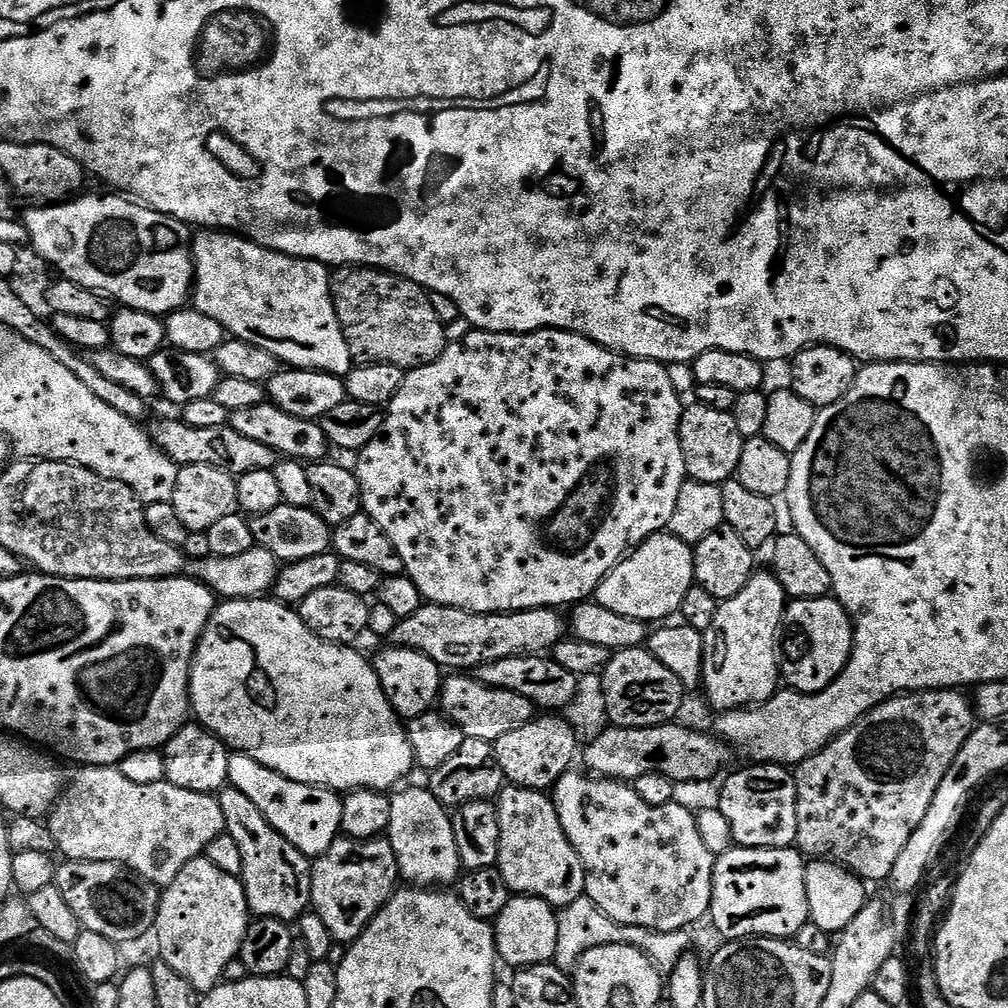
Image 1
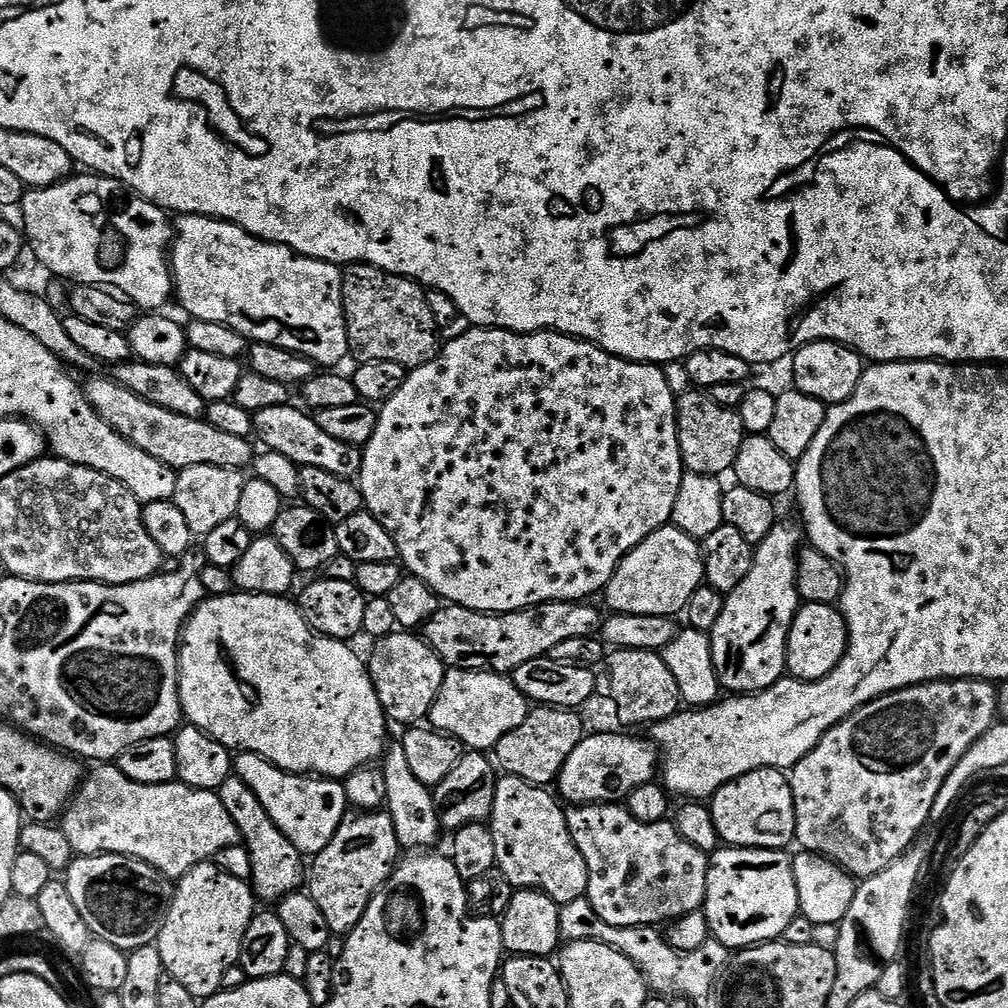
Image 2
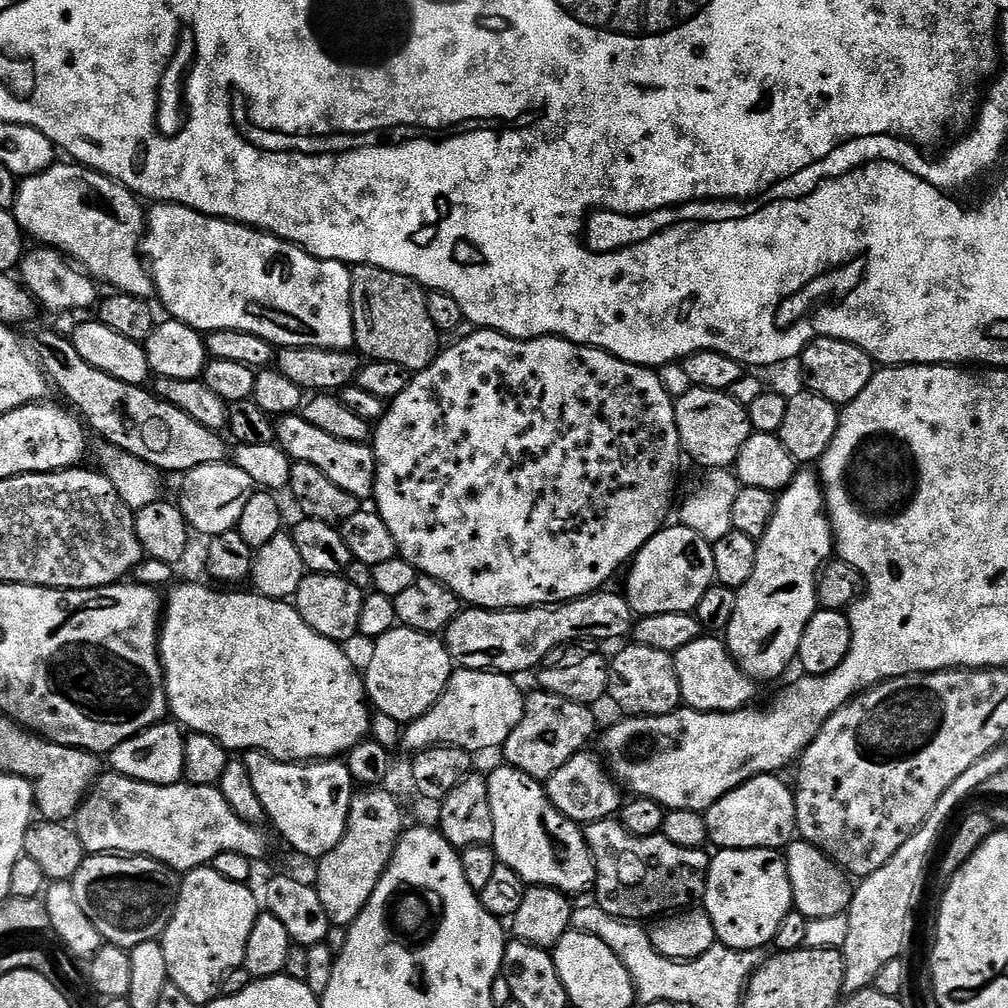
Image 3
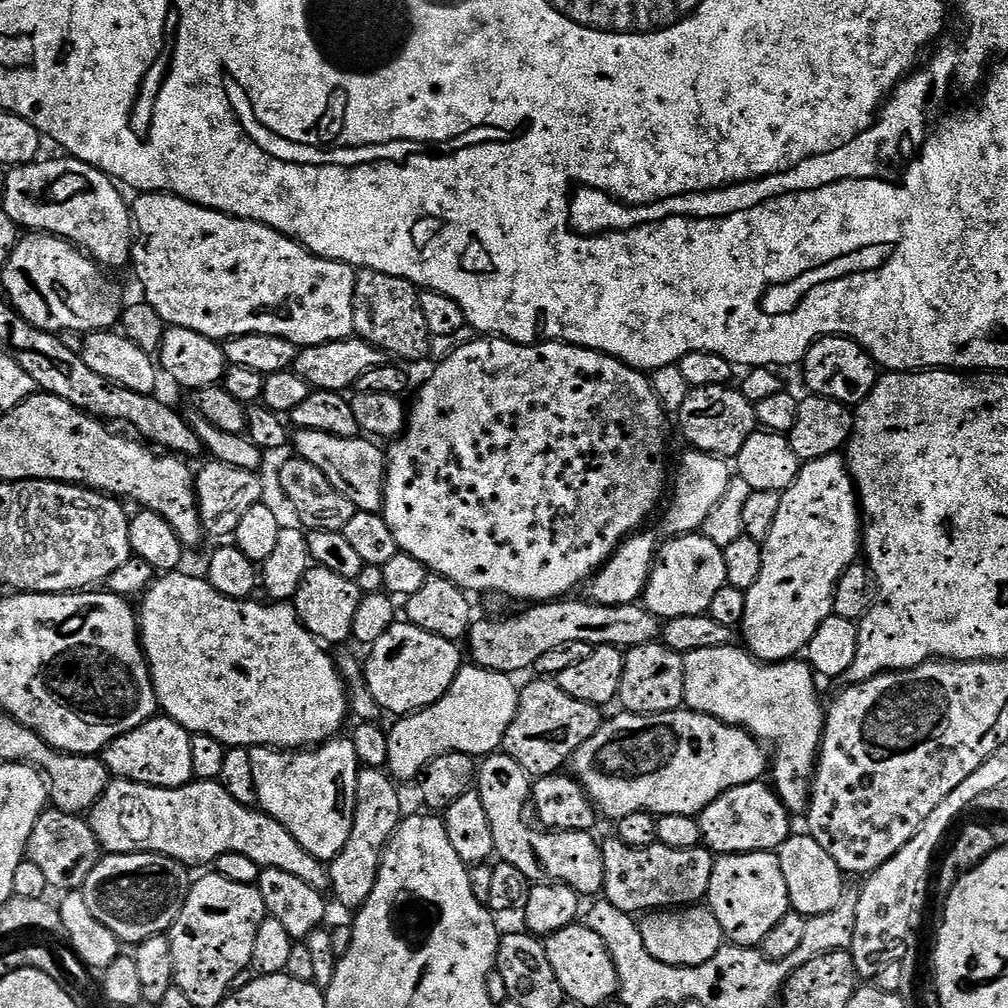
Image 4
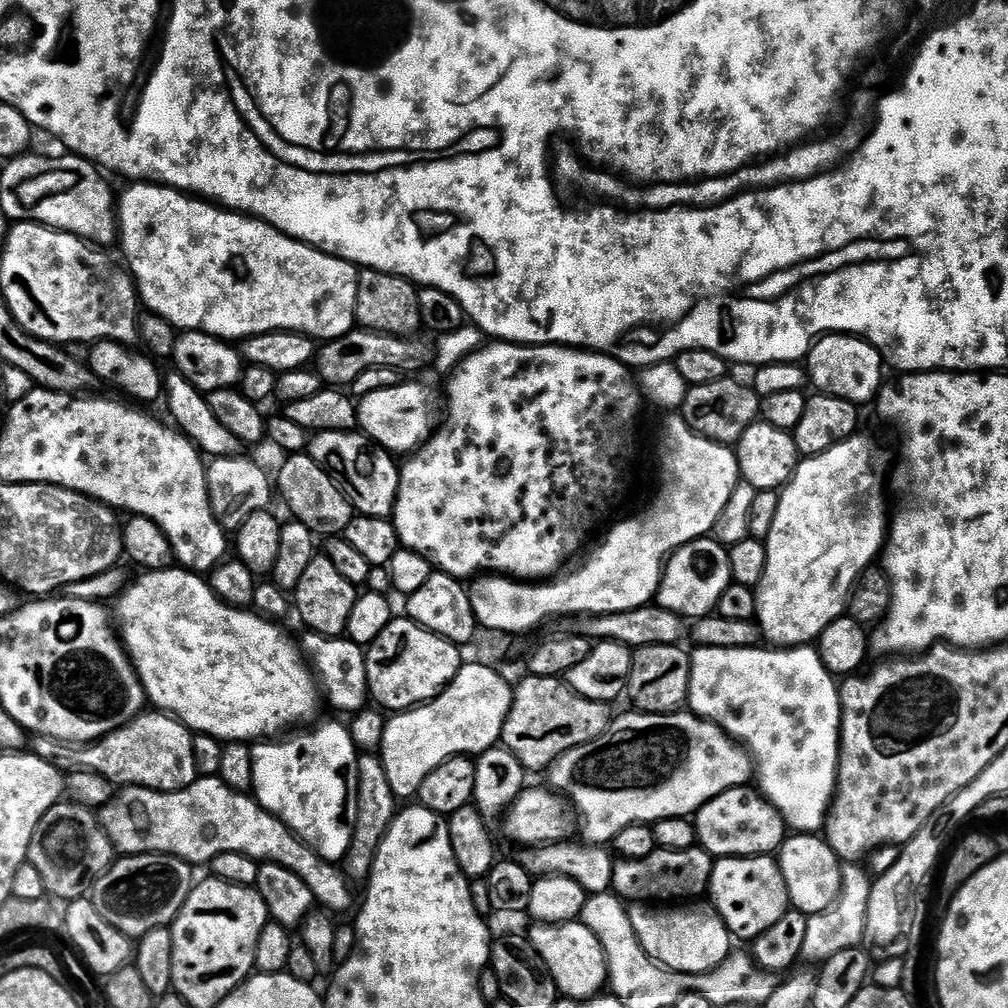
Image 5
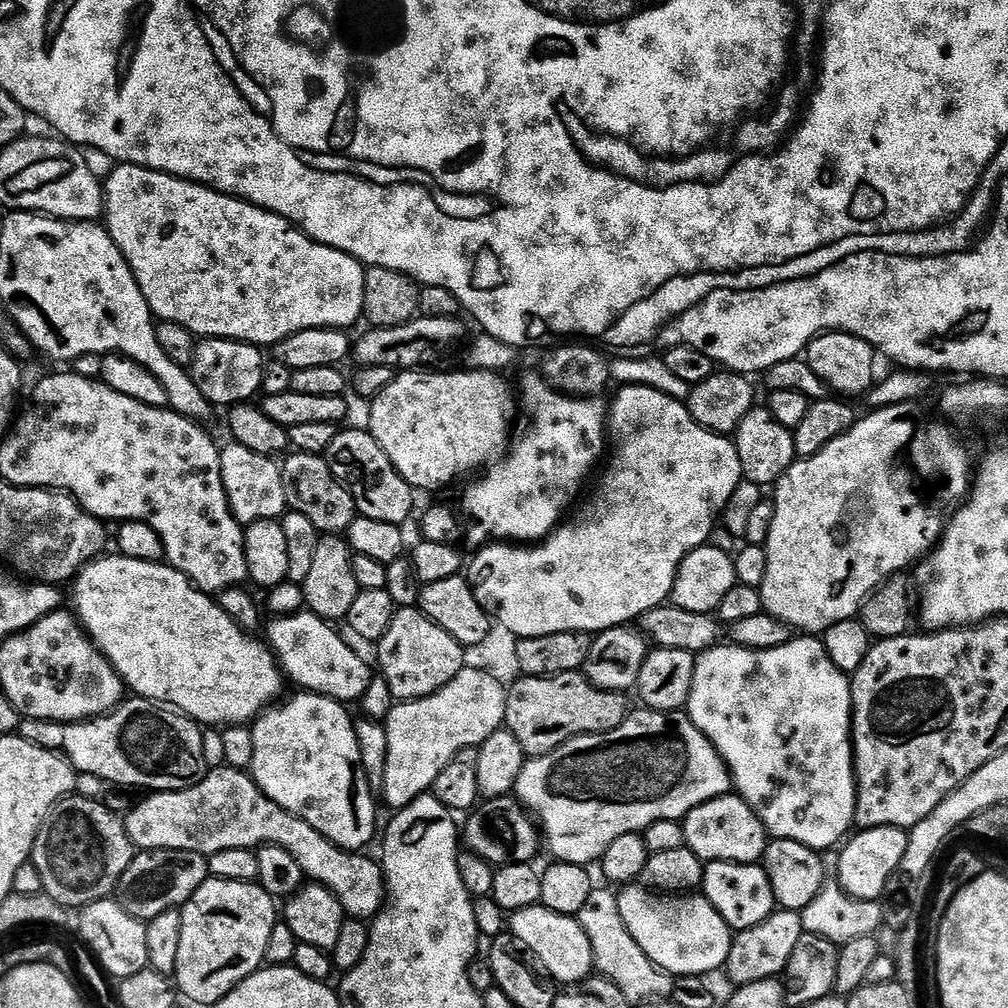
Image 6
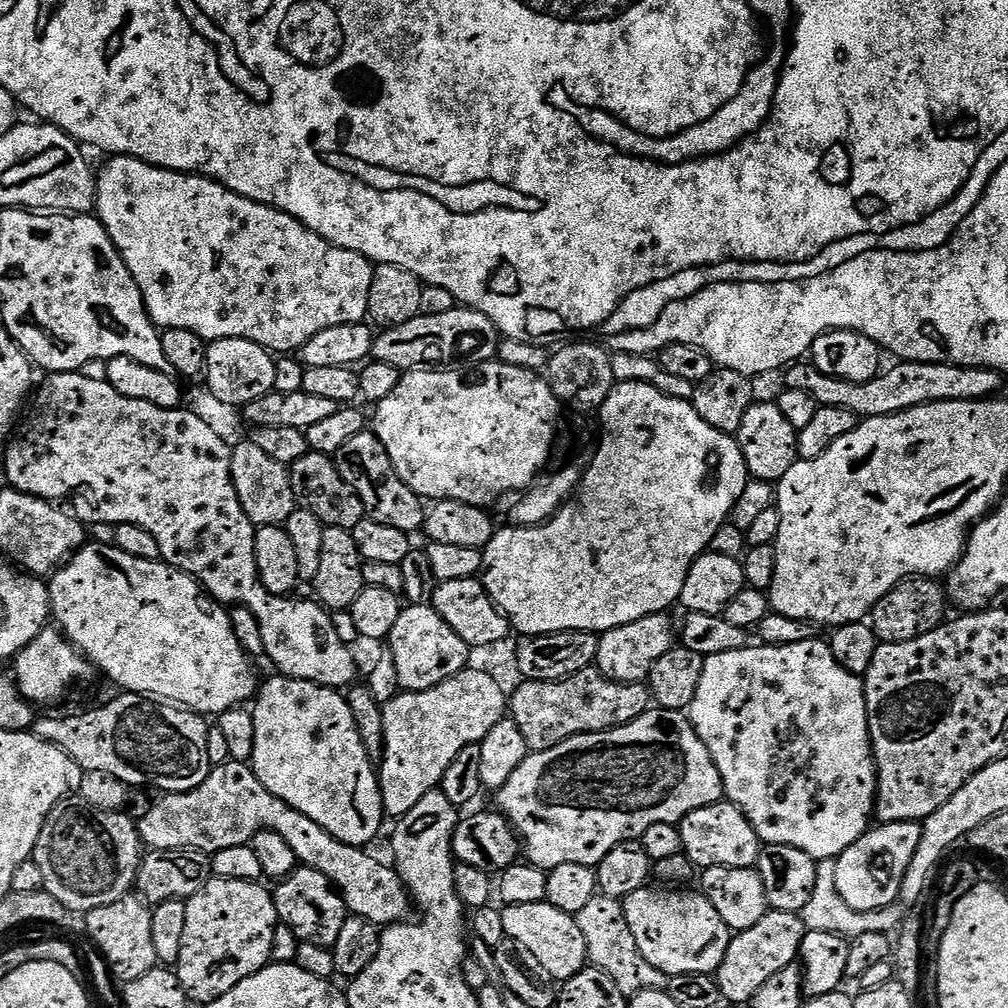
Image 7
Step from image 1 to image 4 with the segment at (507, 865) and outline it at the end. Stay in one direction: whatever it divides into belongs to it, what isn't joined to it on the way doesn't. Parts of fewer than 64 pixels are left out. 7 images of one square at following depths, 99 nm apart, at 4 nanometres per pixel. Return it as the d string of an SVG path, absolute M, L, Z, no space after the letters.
M489 754L479 761L478 791L482 806L486 806L486 818L490 818L490 830L494 830L495 855L503 863L514 866L514 870L522 870L529 882L564 884L581 897L599 897L604 891L603 847L598 840L596 844L591 831L561 832L533 823L530 819L532 786L528 771L507 754Z

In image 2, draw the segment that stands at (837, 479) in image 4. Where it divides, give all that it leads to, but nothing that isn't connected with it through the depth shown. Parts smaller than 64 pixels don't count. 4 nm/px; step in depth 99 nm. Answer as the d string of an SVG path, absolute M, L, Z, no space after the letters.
M777 522L761 544L755 545L752 565L733 592L727 593L724 609L710 633L712 657L721 689L732 694L765 692L782 679L788 662L788 631L796 611L802 606L800 591L796 589L796 558L802 547L802 532Z

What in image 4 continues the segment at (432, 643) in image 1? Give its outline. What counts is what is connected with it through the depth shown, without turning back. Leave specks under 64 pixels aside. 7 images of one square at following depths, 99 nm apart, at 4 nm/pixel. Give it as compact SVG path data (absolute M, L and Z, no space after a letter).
M561 598L551 602L536 602L529 607L532 608L529 612L520 612L517 616L506 617L505 620L473 619L466 635L468 652L472 655L471 663L477 668L511 674L518 670L535 669L538 658L542 658L542 654L554 650L554 646L566 646L566 642L582 642L593 646L615 644L617 648L627 650L634 646L653 643L661 635L660 617L648 611L643 603L610 605L594 602L591 604L588 600L572 599Z

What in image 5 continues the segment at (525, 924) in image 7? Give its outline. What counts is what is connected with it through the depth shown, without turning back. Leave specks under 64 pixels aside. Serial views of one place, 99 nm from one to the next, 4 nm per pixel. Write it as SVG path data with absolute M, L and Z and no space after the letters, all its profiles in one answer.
M536 922L531 926L533 928L526 932L526 939L532 943L534 950L538 950L542 962L546 962L561 997L585 1000L591 996L601 995L603 988L600 987L608 984L608 963L598 938L594 938L594 934L586 925L579 922L567 924Z

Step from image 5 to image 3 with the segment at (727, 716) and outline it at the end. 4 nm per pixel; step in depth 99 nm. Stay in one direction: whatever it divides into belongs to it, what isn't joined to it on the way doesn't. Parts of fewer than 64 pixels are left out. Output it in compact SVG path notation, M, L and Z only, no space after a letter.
M701 634L688 646L682 646L672 661L678 674L681 701L689 708L700 712L736 712L753 703L757 685L751 676L746 675L728 653L723 639L715 640L715 635Z

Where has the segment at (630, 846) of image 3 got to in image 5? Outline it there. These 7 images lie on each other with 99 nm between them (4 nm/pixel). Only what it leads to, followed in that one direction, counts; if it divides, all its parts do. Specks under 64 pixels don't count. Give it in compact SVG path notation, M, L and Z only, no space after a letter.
M697 846L686 850L666 850L657 847L656 851L646 854L646 858L637 860L617 859L612 869L611 891L630 902L696 902L700 895L708 892L708 883L712 880L714 858L709 852Z

